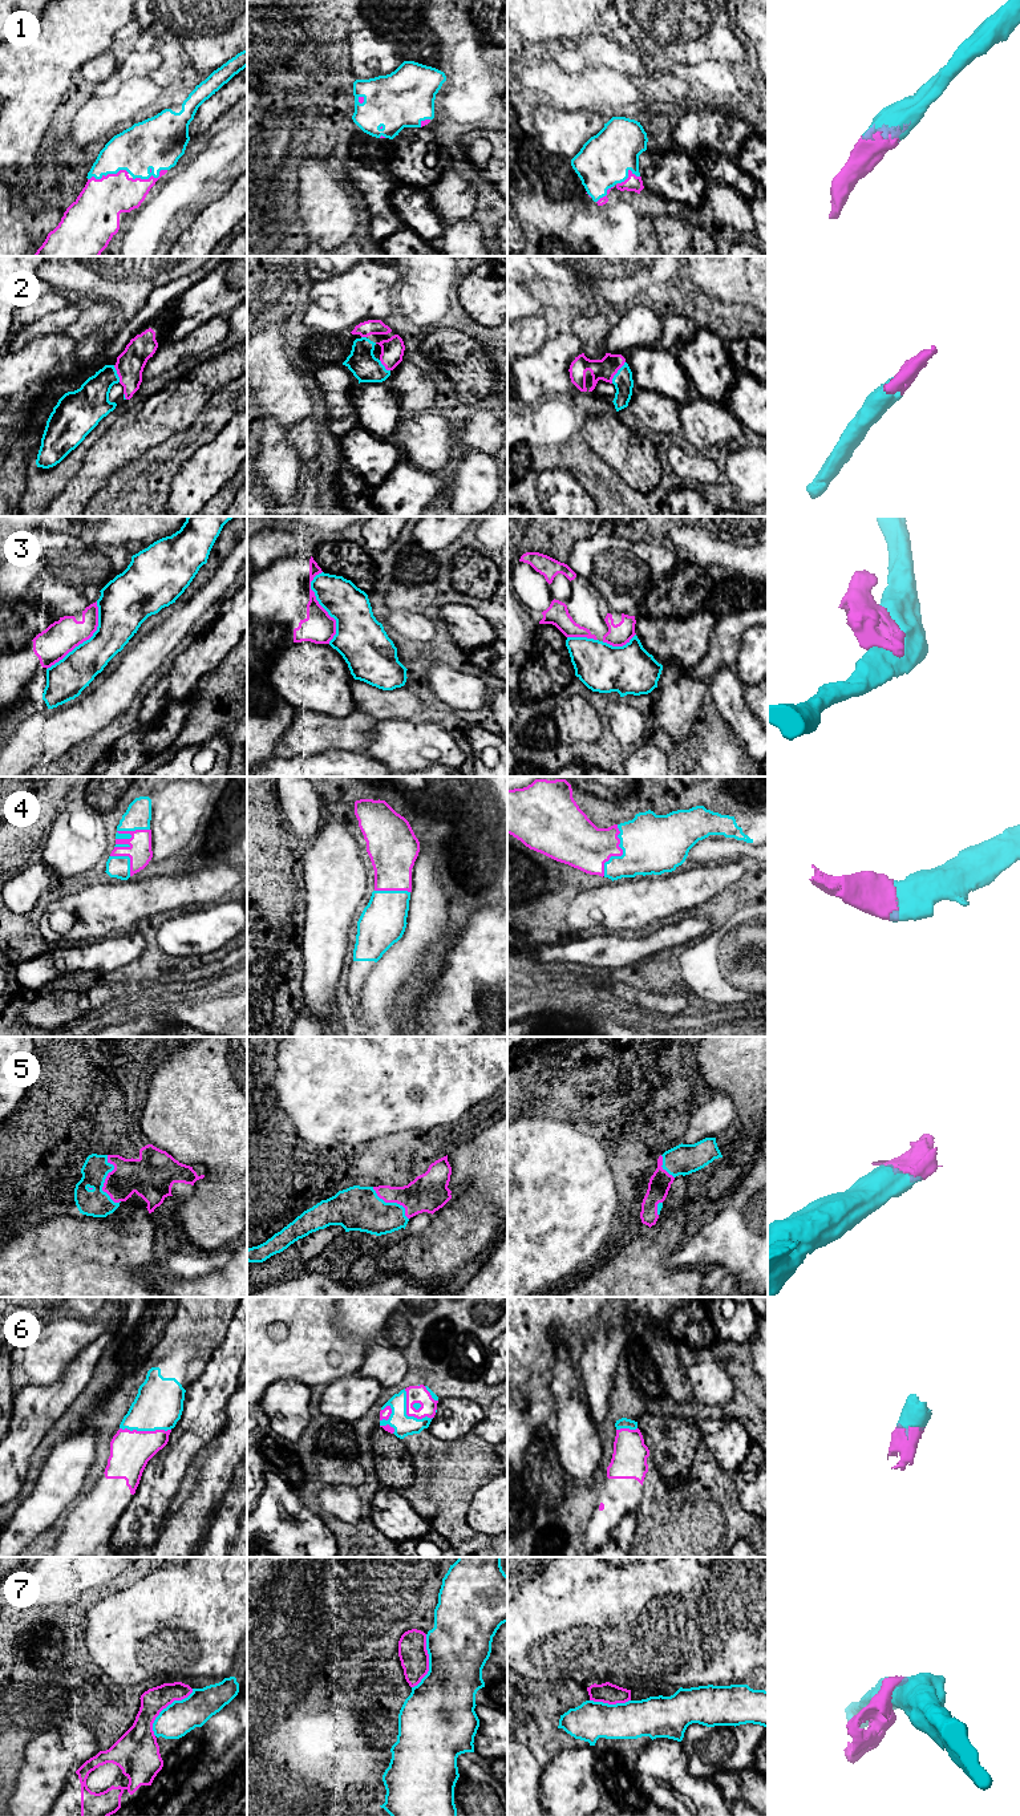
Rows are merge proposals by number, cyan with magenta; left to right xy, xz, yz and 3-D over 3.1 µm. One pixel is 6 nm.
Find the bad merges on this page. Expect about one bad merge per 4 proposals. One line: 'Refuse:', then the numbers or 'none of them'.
Refuse: 3, 7

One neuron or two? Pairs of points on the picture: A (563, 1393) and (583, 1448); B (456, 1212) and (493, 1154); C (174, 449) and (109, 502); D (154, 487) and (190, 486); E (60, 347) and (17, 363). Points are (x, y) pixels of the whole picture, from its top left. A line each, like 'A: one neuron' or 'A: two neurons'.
A: one neuron
B: one neuron
C: one neuron
D: two neurons
E: one neuron

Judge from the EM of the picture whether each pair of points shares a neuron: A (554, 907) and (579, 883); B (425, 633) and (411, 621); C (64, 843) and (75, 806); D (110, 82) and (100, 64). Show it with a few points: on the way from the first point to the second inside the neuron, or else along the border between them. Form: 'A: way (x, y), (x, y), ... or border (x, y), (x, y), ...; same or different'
A: way (559, 900), (573, 887); same
B: way (421, 629), (415, 625); same
C: way (73, 834), (75, 815); same
D: border (118, 67), (97, 84); different

